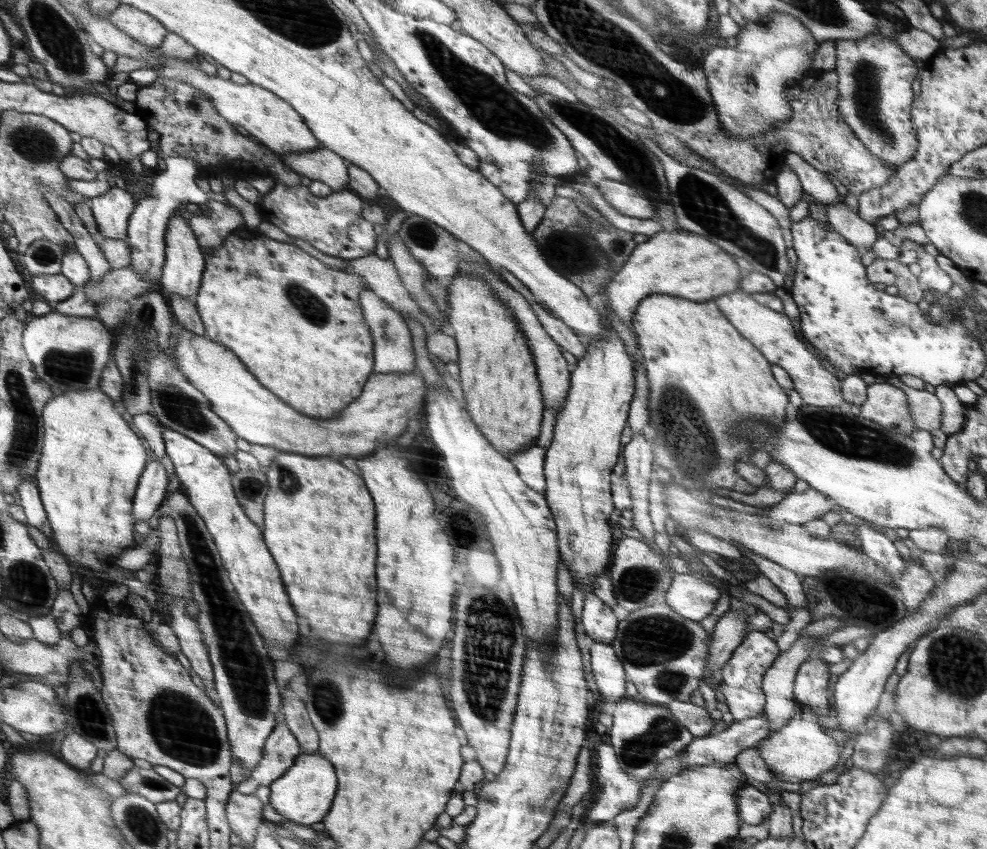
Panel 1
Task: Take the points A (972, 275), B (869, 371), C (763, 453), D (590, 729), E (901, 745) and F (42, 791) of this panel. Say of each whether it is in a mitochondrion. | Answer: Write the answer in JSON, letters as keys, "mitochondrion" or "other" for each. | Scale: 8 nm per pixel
{"A":"other","B":"other","C":"other","D":"other","E":"other","F":"other"}

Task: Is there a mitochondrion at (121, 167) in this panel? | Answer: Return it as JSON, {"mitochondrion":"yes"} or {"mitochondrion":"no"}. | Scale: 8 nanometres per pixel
{"mitochondrion":"no"}

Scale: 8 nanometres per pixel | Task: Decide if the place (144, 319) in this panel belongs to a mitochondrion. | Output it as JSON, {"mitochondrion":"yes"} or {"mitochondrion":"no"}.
{"mitochondrion":"yes"}

